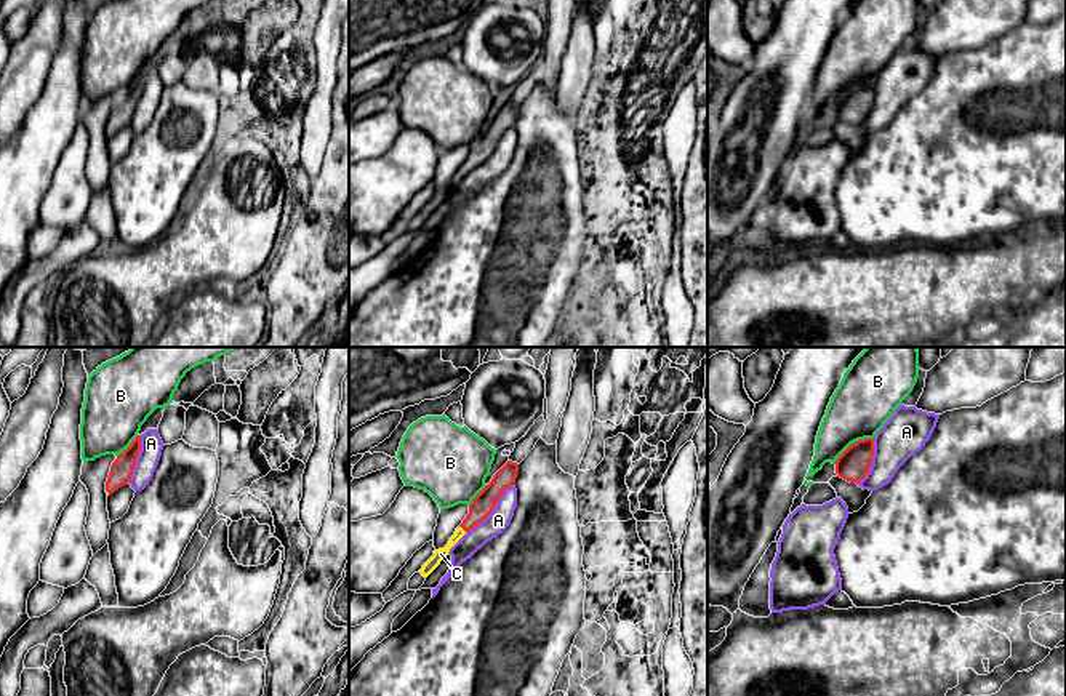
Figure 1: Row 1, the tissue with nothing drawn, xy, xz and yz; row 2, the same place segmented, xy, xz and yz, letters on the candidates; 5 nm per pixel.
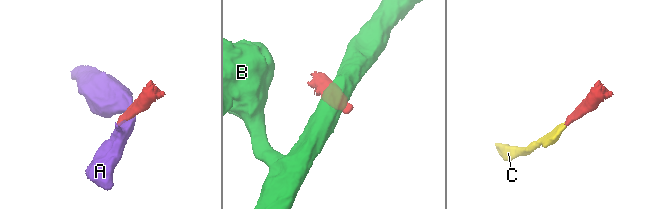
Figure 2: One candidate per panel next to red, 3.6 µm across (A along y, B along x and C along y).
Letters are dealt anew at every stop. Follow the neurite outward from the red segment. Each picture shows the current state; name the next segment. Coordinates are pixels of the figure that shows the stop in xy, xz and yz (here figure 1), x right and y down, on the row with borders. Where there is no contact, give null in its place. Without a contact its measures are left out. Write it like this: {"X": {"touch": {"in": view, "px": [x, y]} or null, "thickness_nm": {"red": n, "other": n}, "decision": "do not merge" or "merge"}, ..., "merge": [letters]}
{"A": {"touch": {"in": "xz", "px": [493, 508]}, "thickness_nm": {"red": 110, "other": 110}, "decision": "do not merge"}, "B": {"touch": {"in": "yz", "px": [852, 444]}, "thickness_nm": {"red": 160, "other": 300}, "decision": "do not merge"}, "C": {"touch": {"in": "xz", "px": [463, 528]}, "thickness_nm": {"red": 110, "other": 60}, "decision": "merge"}, "merge": ["C"]}

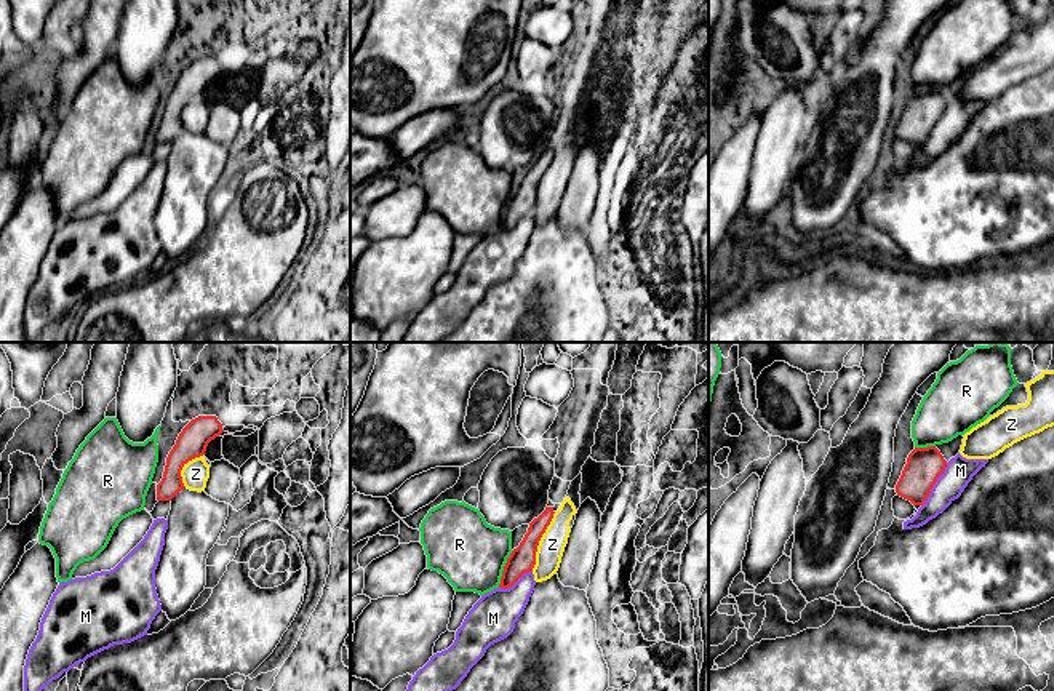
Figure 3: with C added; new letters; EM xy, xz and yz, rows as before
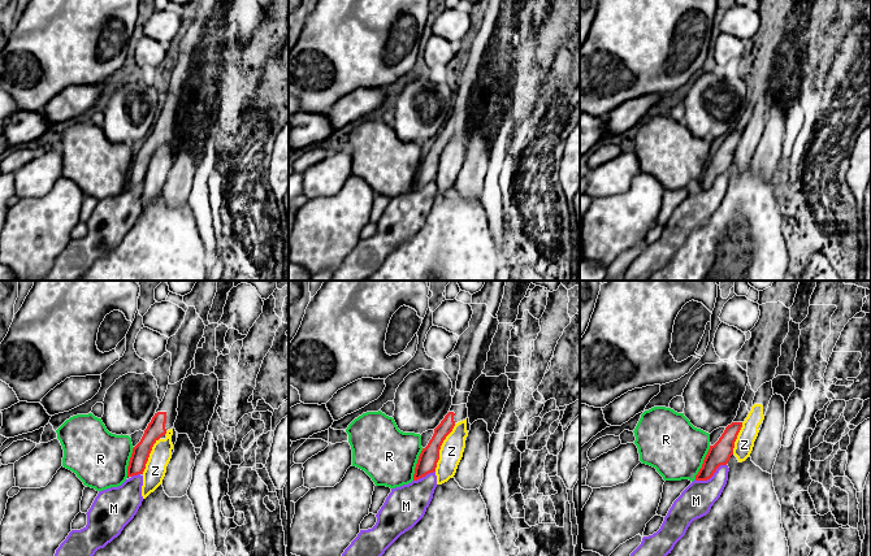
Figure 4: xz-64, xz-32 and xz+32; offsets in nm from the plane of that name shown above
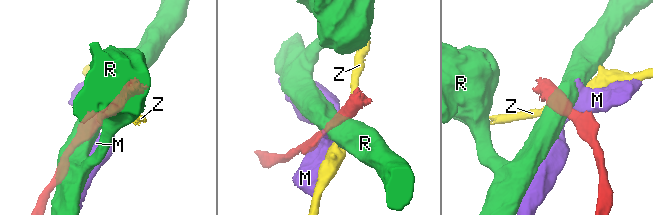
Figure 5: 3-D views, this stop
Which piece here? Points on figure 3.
{"M": {"touch": {"in": "yz", "px": [933, 485]}, "thickness_nm": {"red": 180, "other": 140}, "decision": "do not merge"}, "R": {"touch": {"in": "xz", "px": [504, 568]}, "thickness_nm": {"red": 130, "other": 360}, "decision": "do not merge"}, "Z": {"touch": {"in": "xz", "px": [539, 539]}, "thickness_nm": {"red": 130, "other": 130}, "decision": "do not merge"}, "merge": []}

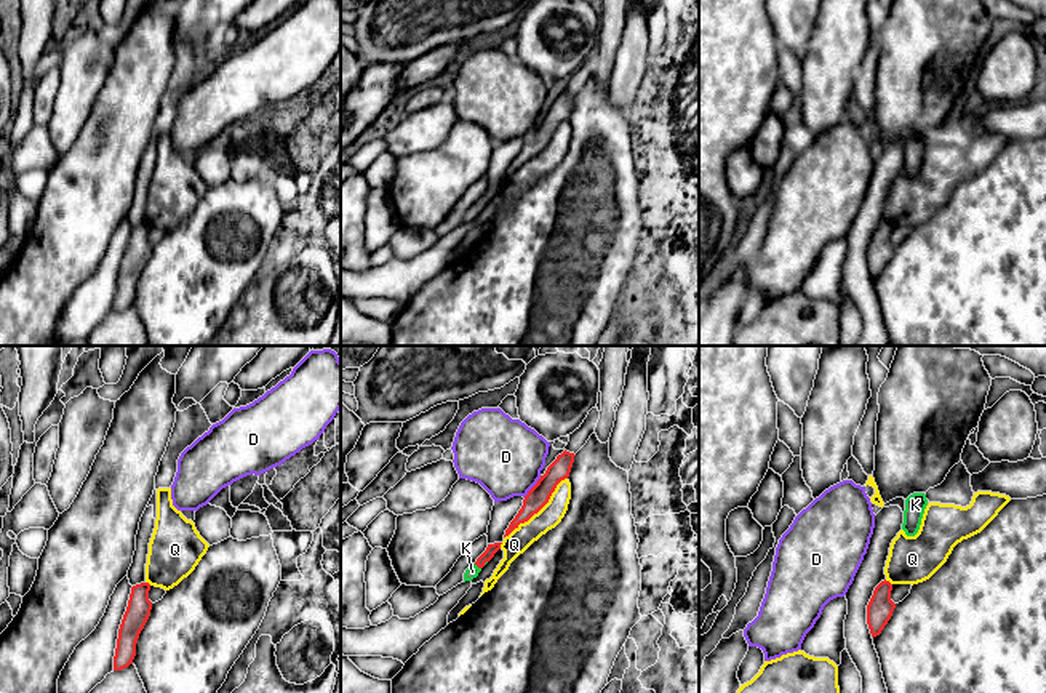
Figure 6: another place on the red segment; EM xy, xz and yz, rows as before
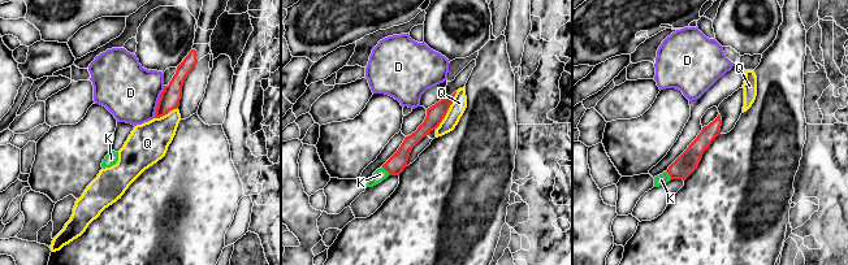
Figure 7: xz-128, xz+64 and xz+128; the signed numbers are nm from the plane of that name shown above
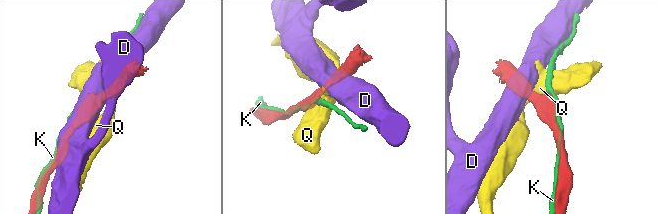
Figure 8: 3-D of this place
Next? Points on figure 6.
{"D": {"touch": {"in": "xz", "px": [533, 487]}, "thickness_nm": {"red": 110, "other": 380}, "decision": "do not merge"}, "K": {"touch": {"in": "xz", "px": [477, 565]}, "thickness_nm": {"red": 60, "other": 70}, "decision": "do not merge"}, "Q": {"touch": {"in": "xz", "px": [538, 511]}, "thickness_nm": {"red": 110, "other": 120}, "decision": "do not merge"}, "merge": []}

